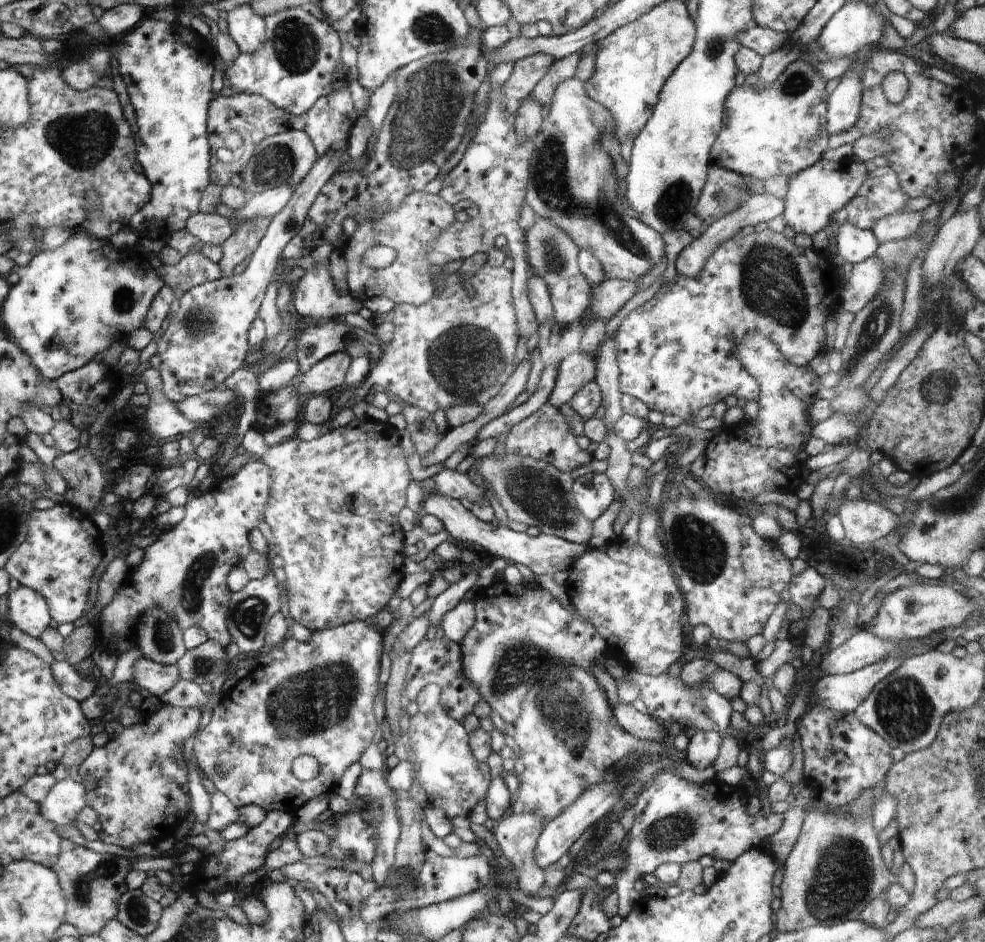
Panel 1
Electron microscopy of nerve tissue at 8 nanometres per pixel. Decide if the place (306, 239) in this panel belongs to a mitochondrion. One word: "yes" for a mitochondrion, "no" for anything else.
no

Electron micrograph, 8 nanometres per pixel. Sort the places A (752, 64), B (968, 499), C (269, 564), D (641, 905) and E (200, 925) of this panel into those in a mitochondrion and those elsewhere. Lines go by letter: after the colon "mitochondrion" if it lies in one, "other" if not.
A: other
B: mitochondrion
C: other
D: other
E: other

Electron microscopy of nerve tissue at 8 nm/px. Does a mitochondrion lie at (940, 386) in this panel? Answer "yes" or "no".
yes

